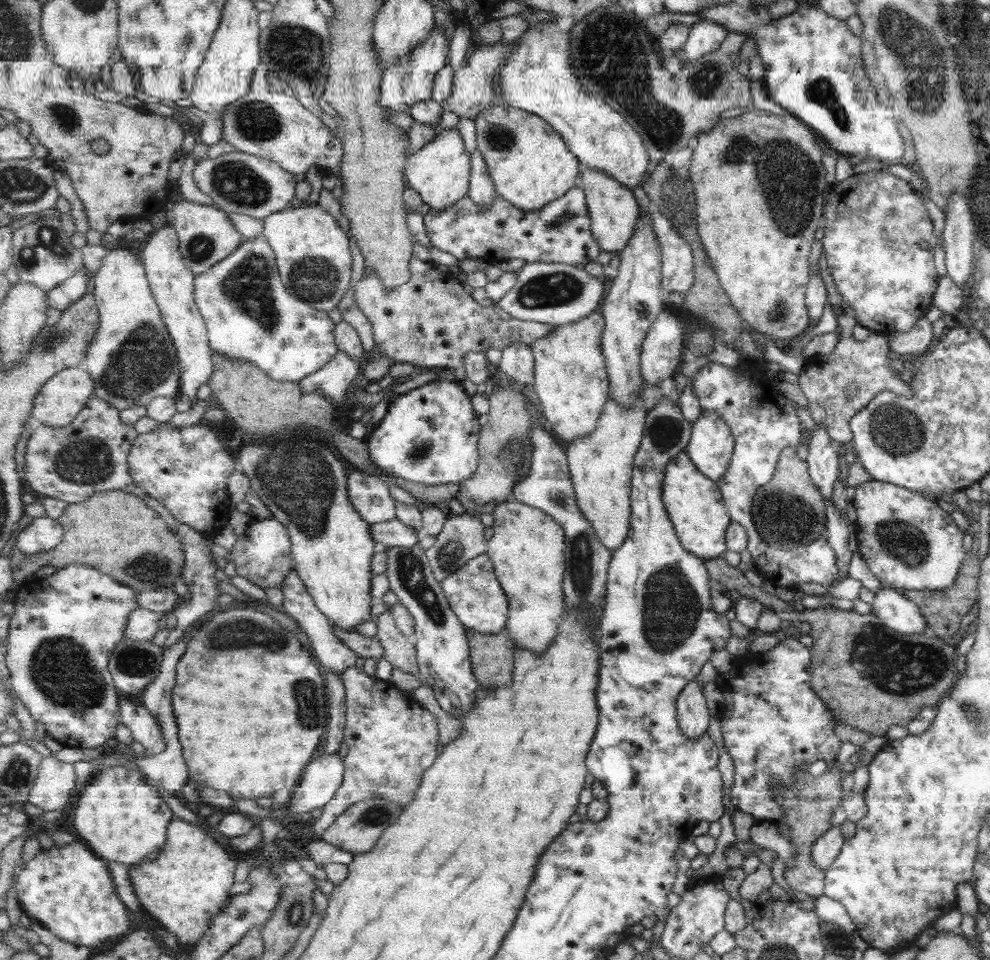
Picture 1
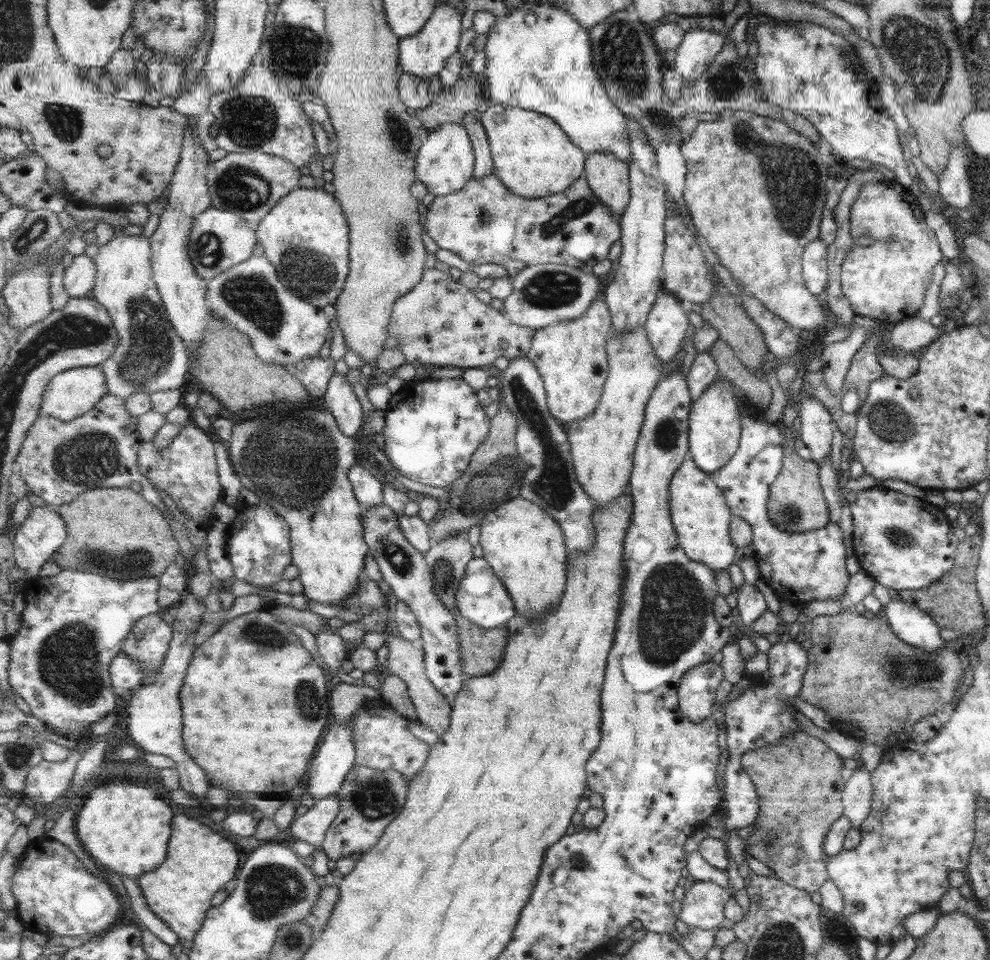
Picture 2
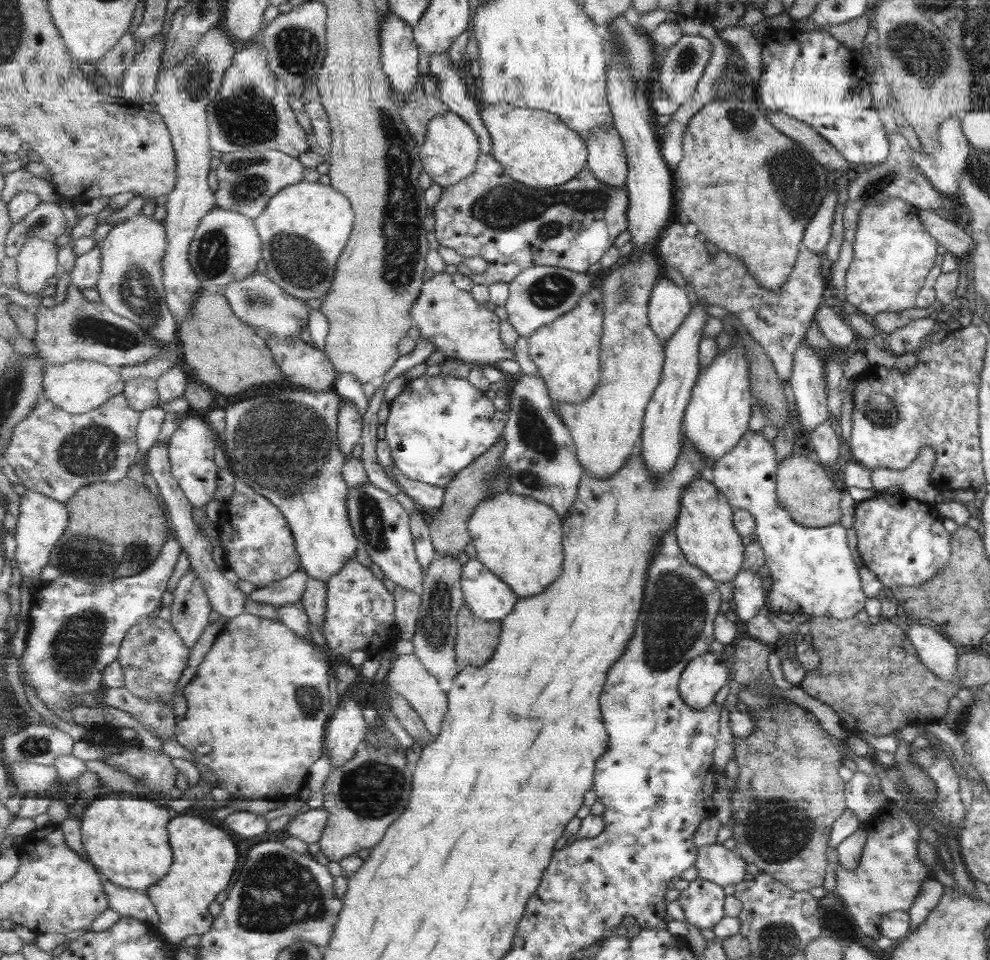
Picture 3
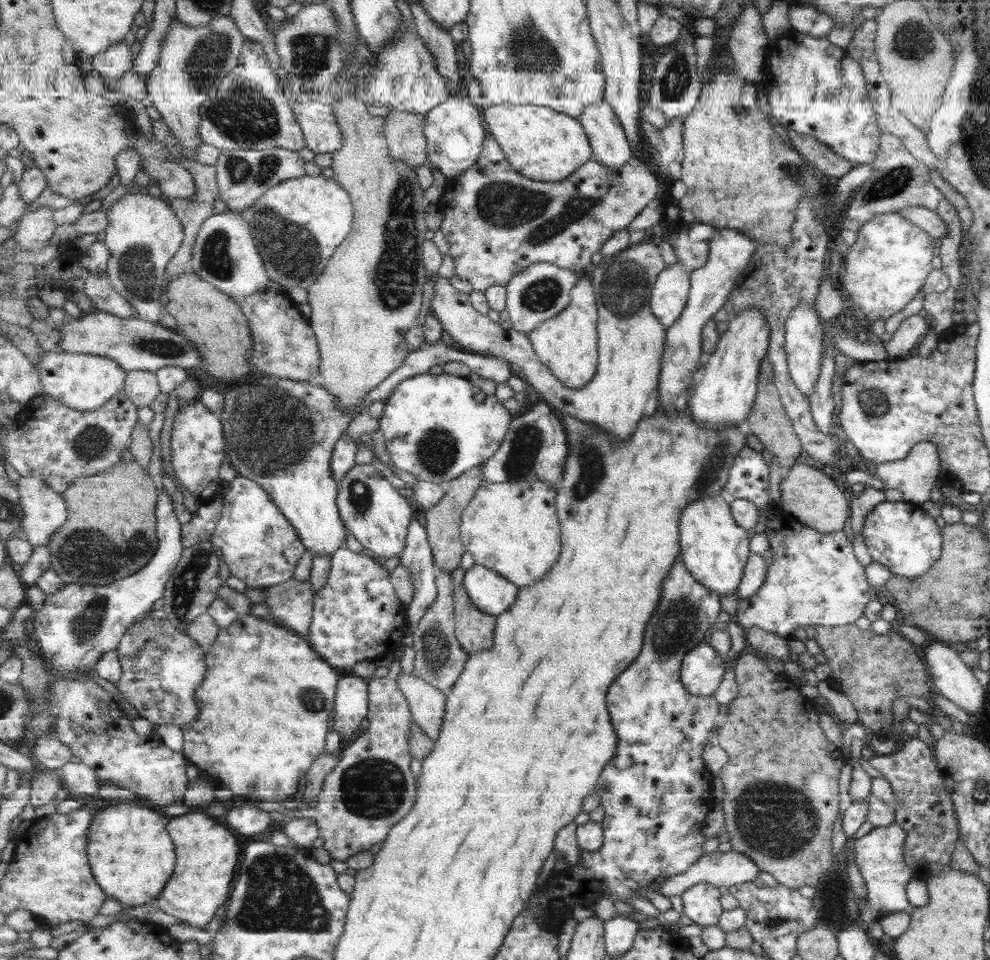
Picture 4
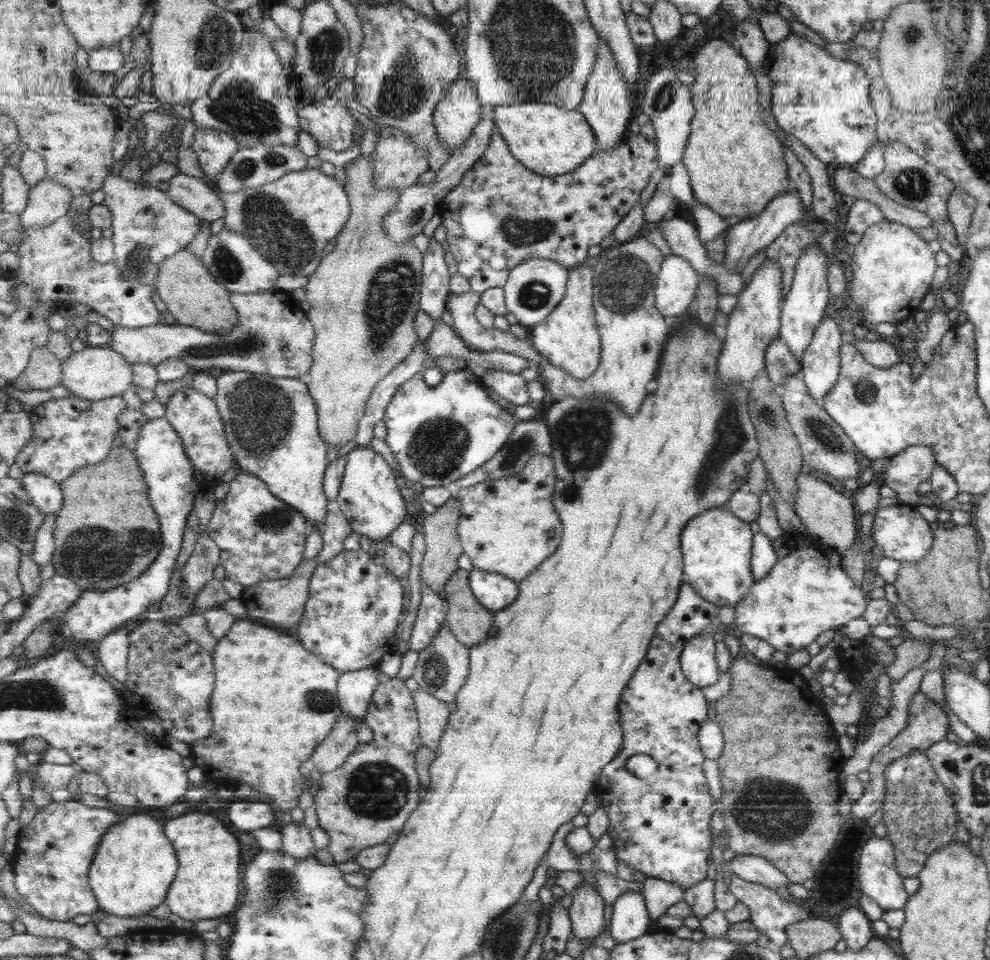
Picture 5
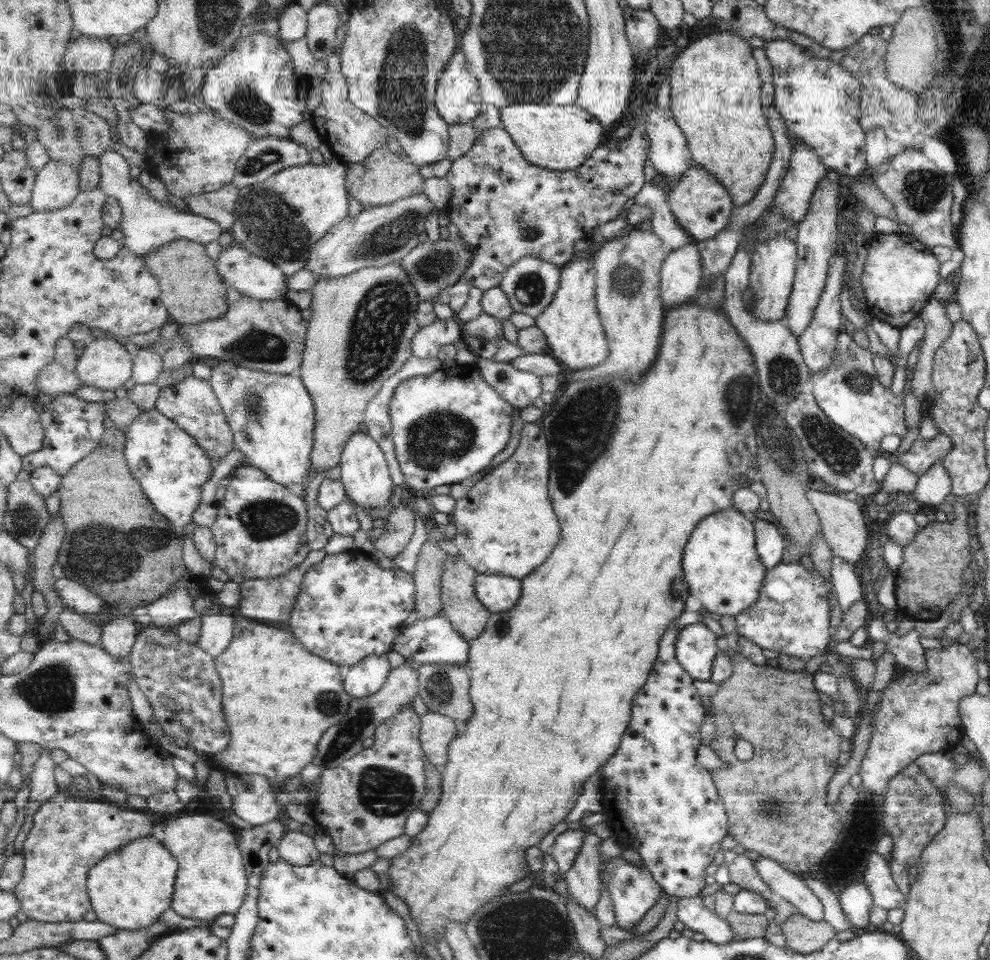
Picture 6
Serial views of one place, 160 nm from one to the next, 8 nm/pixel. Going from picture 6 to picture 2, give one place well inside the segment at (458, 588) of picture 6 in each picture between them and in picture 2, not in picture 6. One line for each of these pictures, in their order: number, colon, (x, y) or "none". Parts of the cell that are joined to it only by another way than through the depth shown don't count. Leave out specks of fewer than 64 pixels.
2: (483, 650)
3: (477, 641)
4: (476, 630)
5: (471, 622)

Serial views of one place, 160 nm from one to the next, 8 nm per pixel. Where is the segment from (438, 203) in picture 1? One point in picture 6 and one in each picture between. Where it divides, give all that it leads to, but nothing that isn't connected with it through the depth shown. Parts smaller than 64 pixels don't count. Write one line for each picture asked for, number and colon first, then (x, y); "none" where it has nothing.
2: (446, 162)
3: (450, 153)
4: (455, 130)
5: (458, 114)
6: (458, 100)

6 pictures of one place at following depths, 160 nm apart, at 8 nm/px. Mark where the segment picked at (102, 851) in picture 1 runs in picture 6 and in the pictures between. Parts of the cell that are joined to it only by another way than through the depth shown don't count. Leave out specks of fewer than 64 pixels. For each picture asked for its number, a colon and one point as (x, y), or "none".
2: (125, 827)
3: (126, 835)
4: (132, 855)
5: (135, 865)
6: (130, 889)

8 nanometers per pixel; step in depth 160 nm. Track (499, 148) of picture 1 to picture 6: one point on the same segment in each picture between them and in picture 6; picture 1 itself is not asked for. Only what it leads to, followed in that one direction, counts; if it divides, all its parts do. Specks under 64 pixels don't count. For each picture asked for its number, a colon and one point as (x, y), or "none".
2: (533, 156)
3: (536, 148)
4: (546, 145)
5: (550, 140)
6: (558, 137)

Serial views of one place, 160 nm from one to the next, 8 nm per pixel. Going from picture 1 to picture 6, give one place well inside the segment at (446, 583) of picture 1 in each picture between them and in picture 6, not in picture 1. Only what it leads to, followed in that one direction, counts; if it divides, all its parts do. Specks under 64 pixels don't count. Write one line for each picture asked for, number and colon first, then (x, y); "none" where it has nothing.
2: (482, 597)
3: (491, 598)
4: (493, 593)
5: (495, 591)
6: (498, 592)

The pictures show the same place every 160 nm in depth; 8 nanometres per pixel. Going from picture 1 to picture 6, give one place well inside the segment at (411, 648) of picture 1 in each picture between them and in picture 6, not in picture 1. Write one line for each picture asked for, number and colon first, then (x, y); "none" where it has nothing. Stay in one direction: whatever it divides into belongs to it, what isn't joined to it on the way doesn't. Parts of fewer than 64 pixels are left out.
2: (406, 661)
3: (407, 675)
4: (428, 704)
5: (434, 714)
6: (438, 731)

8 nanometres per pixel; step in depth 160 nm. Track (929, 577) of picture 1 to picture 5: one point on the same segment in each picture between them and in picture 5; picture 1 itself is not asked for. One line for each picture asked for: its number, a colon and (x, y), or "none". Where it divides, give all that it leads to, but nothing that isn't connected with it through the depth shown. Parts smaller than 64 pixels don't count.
2: (904, 543)
3: (902, 541)
4: (898, 535)
5: (899, 532)

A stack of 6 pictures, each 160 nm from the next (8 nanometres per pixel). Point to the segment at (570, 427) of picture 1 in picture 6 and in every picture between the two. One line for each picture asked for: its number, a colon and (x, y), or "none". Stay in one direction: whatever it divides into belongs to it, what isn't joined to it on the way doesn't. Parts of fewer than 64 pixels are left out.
2: (572, 356)
3: (567, 351)
4: (568, 344)
5: (570, 338)
6: (572, 324)

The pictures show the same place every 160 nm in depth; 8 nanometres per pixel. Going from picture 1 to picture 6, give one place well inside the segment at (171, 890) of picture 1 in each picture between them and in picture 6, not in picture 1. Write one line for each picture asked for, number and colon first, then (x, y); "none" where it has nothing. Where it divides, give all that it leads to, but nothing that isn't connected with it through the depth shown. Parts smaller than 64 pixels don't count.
2: (201, 862)
3: (206, 858)
4: (206, 856)
5: (206, 886)
6: (211, 881)

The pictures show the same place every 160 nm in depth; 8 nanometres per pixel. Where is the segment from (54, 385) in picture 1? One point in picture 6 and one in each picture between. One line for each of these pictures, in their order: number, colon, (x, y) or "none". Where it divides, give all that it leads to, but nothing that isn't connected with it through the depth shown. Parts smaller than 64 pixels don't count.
2: (71, 394)
3: (80, 386)
4: (83, 381)
5: (95, 373)
6: (106, 364)

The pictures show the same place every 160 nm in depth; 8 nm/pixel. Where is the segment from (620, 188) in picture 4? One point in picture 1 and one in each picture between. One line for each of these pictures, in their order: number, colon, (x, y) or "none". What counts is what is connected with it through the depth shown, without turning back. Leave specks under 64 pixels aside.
1: (561, 232)
2: (484, 222)
3: (513, 227)

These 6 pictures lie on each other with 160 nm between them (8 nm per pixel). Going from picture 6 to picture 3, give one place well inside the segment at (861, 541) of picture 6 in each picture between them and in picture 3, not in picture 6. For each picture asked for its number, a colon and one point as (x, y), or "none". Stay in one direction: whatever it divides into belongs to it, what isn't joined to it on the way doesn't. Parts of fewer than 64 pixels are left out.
3: (807, 492)
4: (806, 493)
5: (827, 515)

